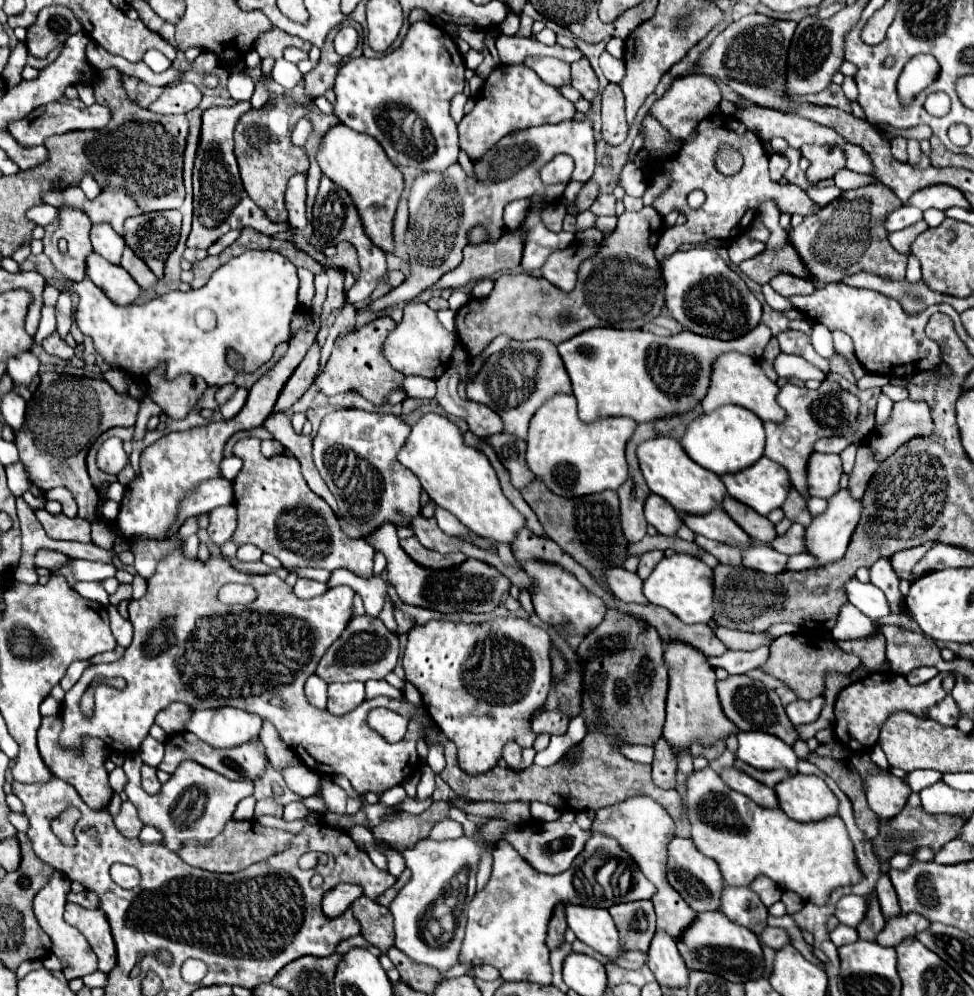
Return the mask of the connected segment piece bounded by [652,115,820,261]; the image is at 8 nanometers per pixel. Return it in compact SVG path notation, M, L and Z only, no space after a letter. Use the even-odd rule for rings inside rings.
M712 115L704 119L698 125L698 137L692 143L682 145L682 149L674 157L666 159L660 165L660 171L670 171L672 183L668 191L654 201L652 207L656 207L656 211L660 213L670 213L670 211L684 213L686 223L680 227L668 227L662 233L654 251L658 261L664 261L682 245L706 245L712 239L726 241L726 239L738 237L742 229L746 231L746 225L752 221L754 211L764 201L774 201L782 213L790 213L790 215L806 217L806 215L812 215L814 211L820 211L820 205L812 201L804 189L792 187L792 185L778 185L770 179L768 153L764 149L762 139L754 131L744 129L744 123L740 123L732 115ZM720 145L730 145L742 155L744 165L736 175L722 175L716 169L714 159L720 151ZM694 189L700 189L706 193L706 203L696 211L690 209L686 203L688 193Z

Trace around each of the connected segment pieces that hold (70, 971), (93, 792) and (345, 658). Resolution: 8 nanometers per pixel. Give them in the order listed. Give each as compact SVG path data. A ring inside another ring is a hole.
M56 871L52 875L52 879L42 887L42 891L38 891L38 895L34 897L34 913L36 913L36 919L42 925L42 929L52 937L52 943L54 943L52 953L60 959L66 979L74 979L74 977L84 977L84 975L96 971L98 959L96 959L96 953L92 951L92 947L88 945L88 941L84 939L84 935L76 927L68 925L62 917L68 891L70 891L70 879L64 873Z
M60 715L42 717L40 729L38 729L38 747L40 747L40 755L42 755L44 763L48 763L48 767L52 769L52 773L56 777L60 777L62 781L70 783L90 809L94 809L94 811L106 809L110 799L112 799L112 795L114 795L114 791L112 791L112 787L108 783L108 771L104 769L104 761L106 761L106 755L108 755L106 743L102 739L96 739L96 737L94 739L86 737L84 743L82 743L82 751L74 753L70 749L64 749L58 743L60 731L62 731Z
M354 617L352 625L332 643L322 661L318 663L316 675L326 683L334 681L368 681L384 679L398 661L398 635L390 633L378 617Z

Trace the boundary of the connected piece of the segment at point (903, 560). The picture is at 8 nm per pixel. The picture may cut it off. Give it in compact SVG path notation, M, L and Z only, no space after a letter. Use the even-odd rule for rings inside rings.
M932 541L932 543L924 543L924 545L920 545L920 547L904 549L904 551L898 551L896 555L890 557L890 559L892 559L892 565L896 567L896 571L898 571L898 575L900 575L900 579L914 581L912 569L914 569L914 565L926 555L926 551L928 551L932 545L936 545L936 543Z

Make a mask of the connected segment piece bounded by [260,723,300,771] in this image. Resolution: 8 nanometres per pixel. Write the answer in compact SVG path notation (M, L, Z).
M264 723L262 731L260 731L260 741L264 743L266 753L268 753L268 759L270 759L272 767L274 767L276 771L282 771L282 769L286 769L286 767L300 765L298 755L280 739L278 731L276 731L270 723Z

